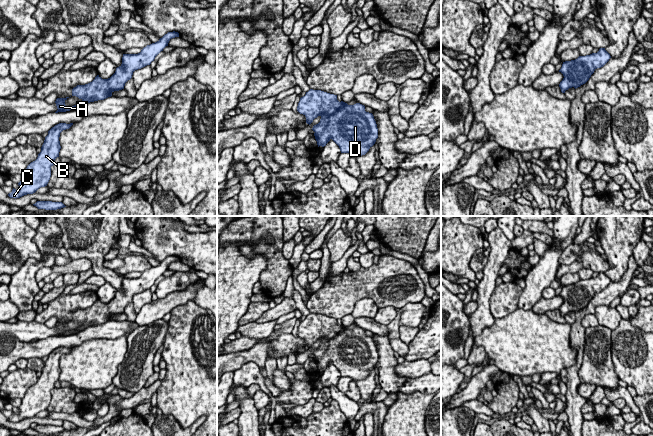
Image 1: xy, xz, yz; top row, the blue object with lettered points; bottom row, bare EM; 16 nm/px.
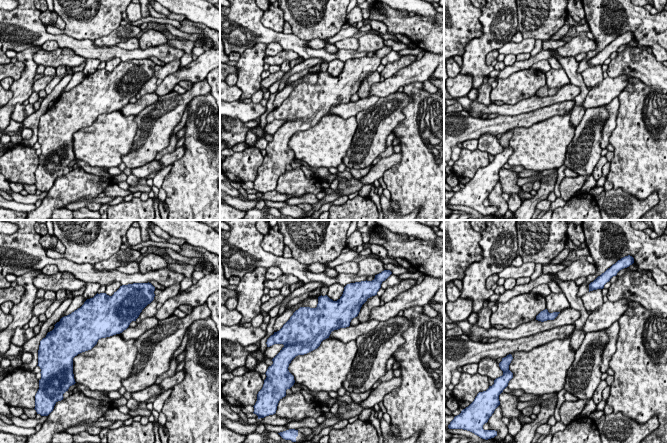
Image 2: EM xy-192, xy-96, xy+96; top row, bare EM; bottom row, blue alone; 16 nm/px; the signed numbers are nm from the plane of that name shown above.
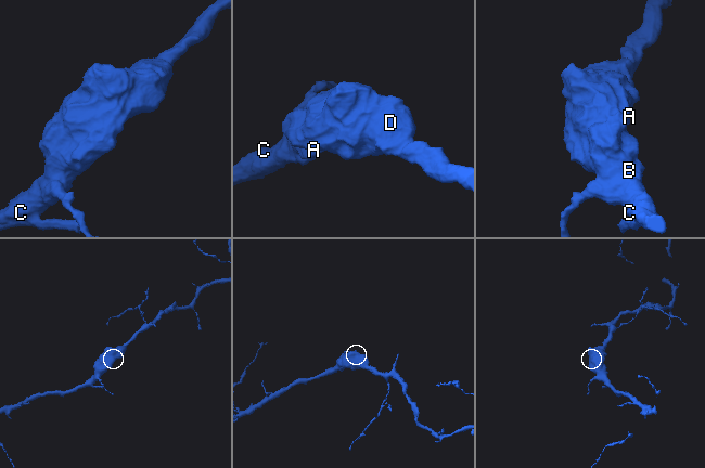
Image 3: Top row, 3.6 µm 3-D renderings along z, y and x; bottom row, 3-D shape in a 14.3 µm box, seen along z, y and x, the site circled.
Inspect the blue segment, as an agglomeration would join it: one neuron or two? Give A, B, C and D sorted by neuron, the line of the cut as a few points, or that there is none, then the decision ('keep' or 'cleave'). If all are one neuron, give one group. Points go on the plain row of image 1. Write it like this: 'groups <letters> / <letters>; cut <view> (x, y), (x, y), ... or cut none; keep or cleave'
groups A B C D; cut none; keep

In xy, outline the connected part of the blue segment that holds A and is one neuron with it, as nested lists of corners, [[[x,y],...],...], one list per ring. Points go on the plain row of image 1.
[[[168,256],[157,266],[144,271],[138,278],[123,278],[122,288],[116,292],[115,297],[108,303],[102,303],[99,299],[85,309],[77,309],[72,313],[72,319],[82,324],[74,330],[66,330],[65,325],[69,322],[57,322],[55,327],[58,336],[66,336],[78,333],[87,327],[104,324],[112,320],[114,315],[124,313],[125,307],[132,302],[135,294],[150,289],[155,281],[168,270],[172,262],[179,261],[178,256]]]

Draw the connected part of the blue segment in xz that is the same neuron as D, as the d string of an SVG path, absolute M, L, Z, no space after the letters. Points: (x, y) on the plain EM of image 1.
M310 313L300 322L297 335L306 341L306 347L309 349L315 342L321 341L320 346L312 352L318 371L326 370L332 363L339 370L341 377L350 377L357 381L365 379L378 362L378 352L373 338L366 336L365 330L360 327L348 329L343 325L339 326L337 319Z

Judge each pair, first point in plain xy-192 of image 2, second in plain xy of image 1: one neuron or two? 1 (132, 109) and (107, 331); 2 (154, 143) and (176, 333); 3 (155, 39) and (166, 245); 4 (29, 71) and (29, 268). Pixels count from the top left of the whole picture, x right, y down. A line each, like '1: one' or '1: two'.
1: one
2: two
3: two
4: one

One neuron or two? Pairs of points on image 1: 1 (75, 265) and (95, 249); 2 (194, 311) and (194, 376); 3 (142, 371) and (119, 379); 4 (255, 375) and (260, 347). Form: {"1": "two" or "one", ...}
{"1": "two", "2": "one", "3": "one", "4": "two"}

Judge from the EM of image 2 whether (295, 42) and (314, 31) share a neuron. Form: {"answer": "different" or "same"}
{"answer": "different"}

